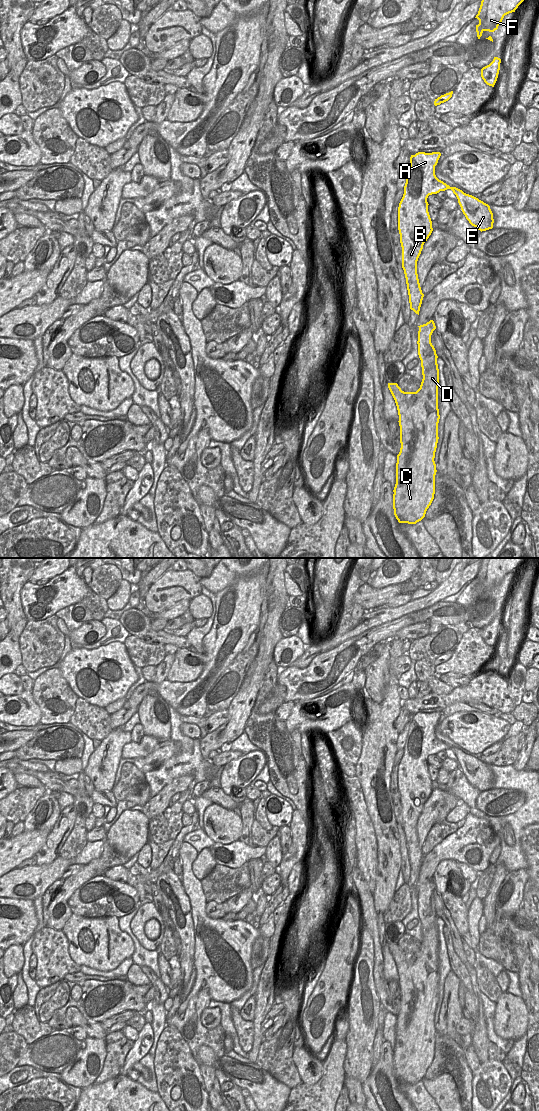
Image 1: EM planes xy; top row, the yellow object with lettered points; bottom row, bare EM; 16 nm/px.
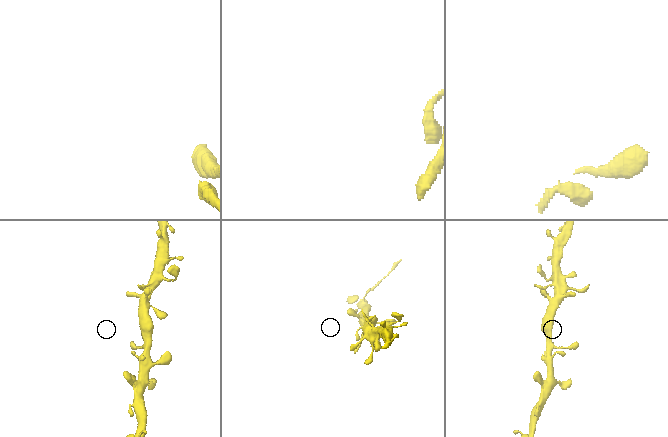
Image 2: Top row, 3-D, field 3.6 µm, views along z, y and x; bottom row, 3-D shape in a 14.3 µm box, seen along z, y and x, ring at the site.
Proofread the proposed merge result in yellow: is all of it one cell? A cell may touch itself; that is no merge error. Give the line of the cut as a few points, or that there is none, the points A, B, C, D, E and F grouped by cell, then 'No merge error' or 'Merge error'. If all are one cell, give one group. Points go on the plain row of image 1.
No split. Groups: A B C D E F. No merge error.

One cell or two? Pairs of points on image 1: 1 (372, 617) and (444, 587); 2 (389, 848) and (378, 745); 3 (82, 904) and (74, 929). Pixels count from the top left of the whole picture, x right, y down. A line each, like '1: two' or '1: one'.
1: one
2: one
3: two

